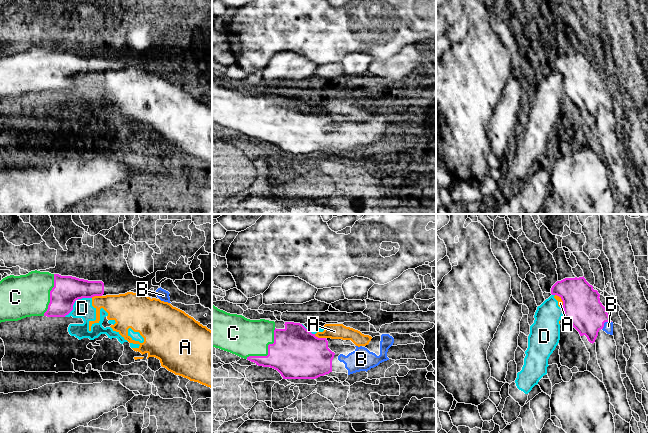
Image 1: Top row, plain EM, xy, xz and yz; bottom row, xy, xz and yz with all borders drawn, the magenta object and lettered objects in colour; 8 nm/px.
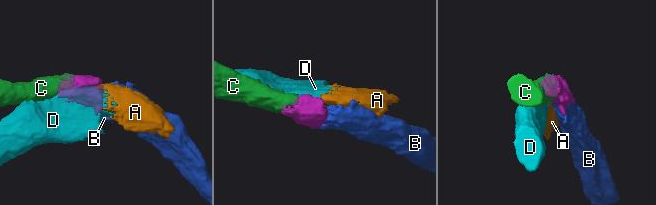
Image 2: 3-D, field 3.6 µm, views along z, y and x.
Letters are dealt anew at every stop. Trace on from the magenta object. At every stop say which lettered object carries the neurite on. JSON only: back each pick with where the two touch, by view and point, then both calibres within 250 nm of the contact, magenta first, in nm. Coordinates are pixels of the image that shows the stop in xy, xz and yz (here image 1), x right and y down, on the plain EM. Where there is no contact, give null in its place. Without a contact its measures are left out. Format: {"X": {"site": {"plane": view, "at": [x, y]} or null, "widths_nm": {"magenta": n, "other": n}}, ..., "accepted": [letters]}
{"B": {"site": {"plane": "yz", "at": [604, 98]}, "widths_nm": {"magenta": 300, "other": 80}}, "C": {"site": {"plane": "xz", "at": [268, 127]}, "widths_nm": {"magenta": 400, "other": 300}}, "accepted": ["B", "C"]}

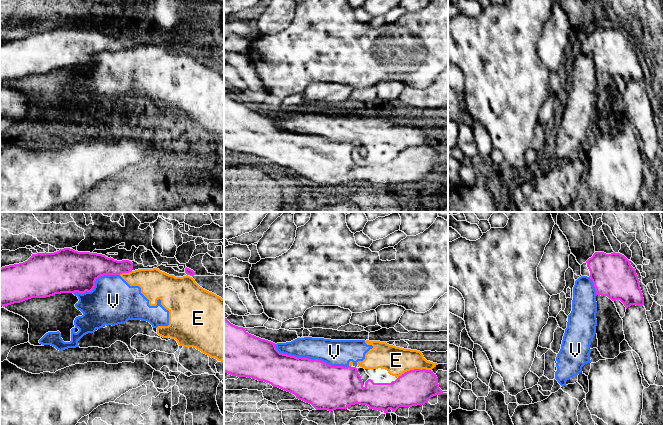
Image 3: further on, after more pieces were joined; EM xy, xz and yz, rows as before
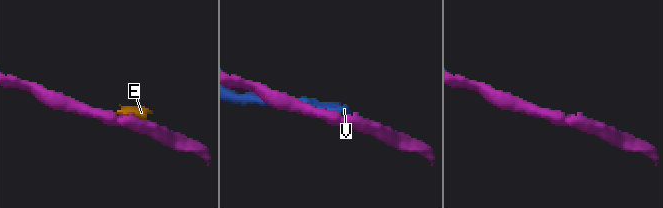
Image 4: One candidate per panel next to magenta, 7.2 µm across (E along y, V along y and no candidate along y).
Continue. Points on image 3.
{"accepted": []}

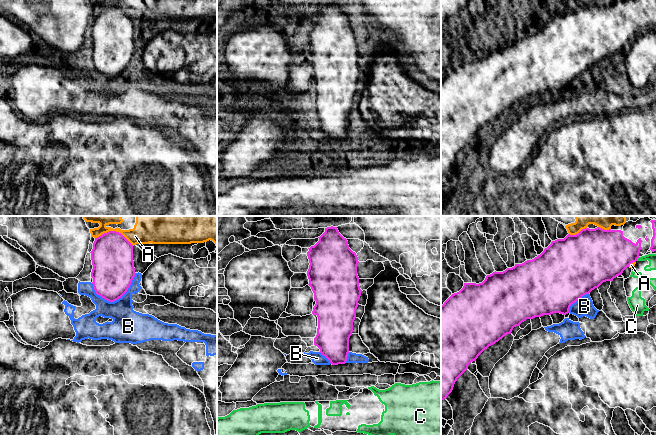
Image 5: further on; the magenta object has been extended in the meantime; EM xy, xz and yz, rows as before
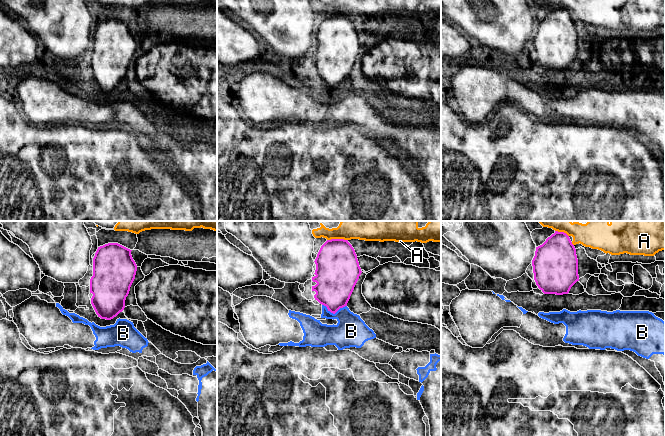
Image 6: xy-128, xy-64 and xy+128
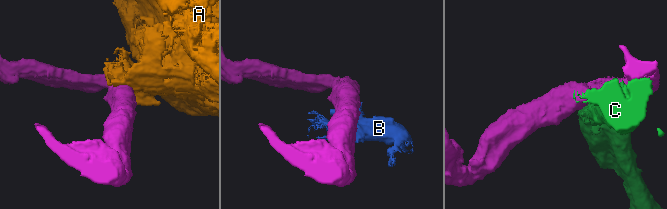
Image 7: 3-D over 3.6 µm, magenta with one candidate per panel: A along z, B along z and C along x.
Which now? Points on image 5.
{"accepted": []}

